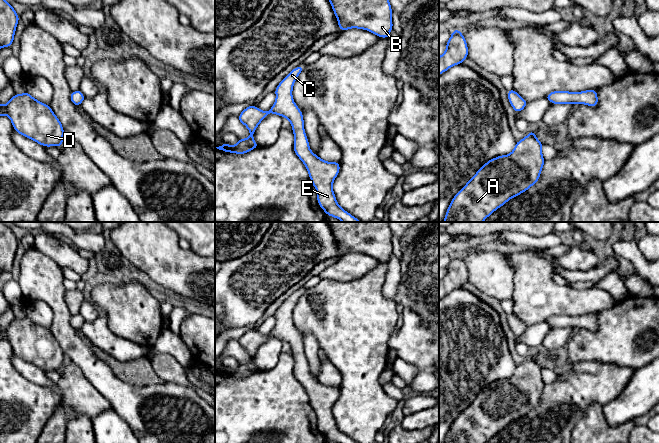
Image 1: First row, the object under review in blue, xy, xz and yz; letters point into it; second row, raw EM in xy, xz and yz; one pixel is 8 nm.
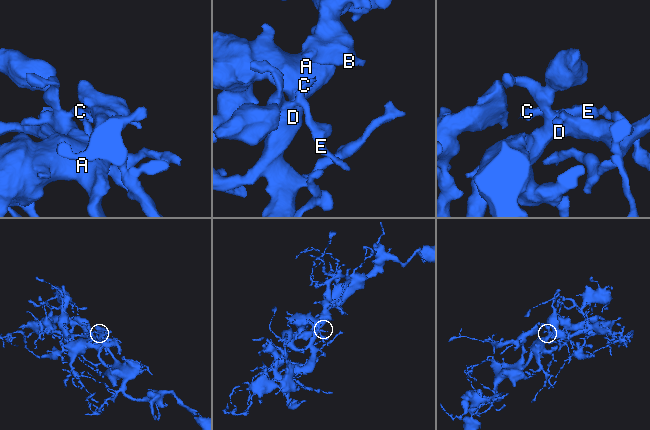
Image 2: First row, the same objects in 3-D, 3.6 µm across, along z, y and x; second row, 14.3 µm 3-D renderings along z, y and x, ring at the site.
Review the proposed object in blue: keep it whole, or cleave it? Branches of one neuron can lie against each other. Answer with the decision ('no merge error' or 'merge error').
no merge error

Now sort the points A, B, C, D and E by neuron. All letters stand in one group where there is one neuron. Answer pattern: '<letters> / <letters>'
A B C D E

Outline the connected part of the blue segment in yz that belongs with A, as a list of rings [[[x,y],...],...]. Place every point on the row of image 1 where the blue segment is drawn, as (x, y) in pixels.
[[[532,130],[526,137],[517,141],[510,154],[486,162],[453,197],[443,222],[483,222],[507,201],[536,184],[545,162],[542,144]]]

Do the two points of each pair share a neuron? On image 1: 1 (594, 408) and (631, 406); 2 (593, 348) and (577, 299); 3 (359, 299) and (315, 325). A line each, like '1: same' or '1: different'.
1: different
2: different
3: same

